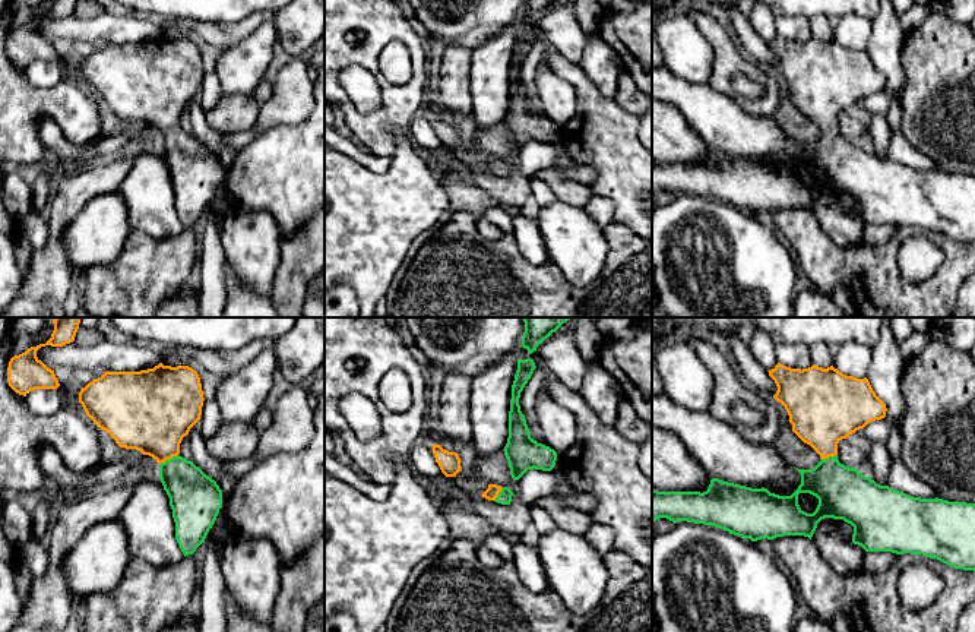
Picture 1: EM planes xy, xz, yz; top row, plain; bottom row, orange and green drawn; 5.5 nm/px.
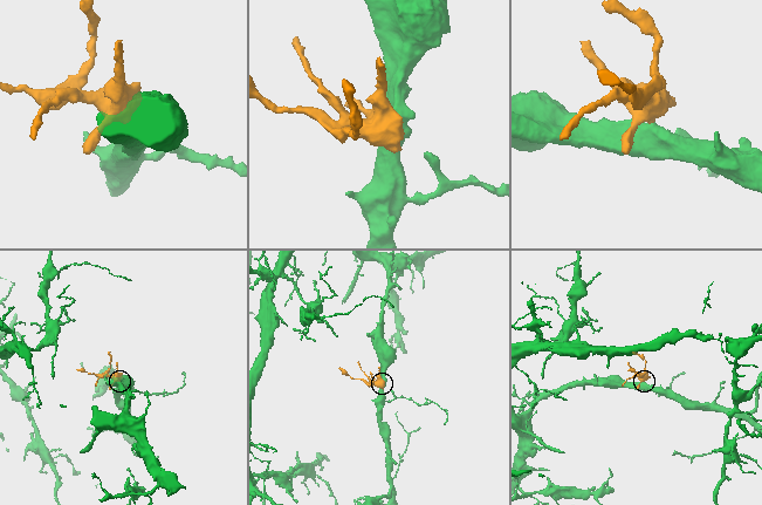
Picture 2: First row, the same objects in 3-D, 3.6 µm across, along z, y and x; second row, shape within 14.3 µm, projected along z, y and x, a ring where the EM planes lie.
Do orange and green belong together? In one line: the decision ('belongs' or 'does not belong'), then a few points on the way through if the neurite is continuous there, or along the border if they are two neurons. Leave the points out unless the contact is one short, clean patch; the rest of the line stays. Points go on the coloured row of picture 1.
belongs | across xy (152, 416), (168, 458), (174, 471), (193, 496)

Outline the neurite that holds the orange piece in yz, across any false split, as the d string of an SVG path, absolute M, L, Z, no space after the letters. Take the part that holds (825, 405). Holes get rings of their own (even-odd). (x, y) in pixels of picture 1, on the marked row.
M778 363L769 376L775 380L778 391L773 398L781 402L792 424L792 432L819 455L820 462L811 470L798 470L801 484L791 496L779 496L767 489L751 489L719 478L712 478L706 492L658 492L652 489L652 524L659 518L667 518L674 524L687 521L694 524L713 525L741 538L757 541L773 540L784 535L804 535L811 540L817 524L824 518L843 519L854 527L852 543L865 552L892 552L896 554L911 553L937 559L955 569L975 571L975 503L949 502L943 499L921 499L880 486L870 477L862 475L857 468L845 467L838 459L838 443L868 423L886 417L886 404L876 395L867 377L858 379L846 376L833 366L823 369L811 366L808 369L791 369ZM810 493L819 499L813 514L804 512L798 505L798 494Z

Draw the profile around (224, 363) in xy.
M256 339L237 351L200 350L193 347L177 347L159 358L164 366L183 366L189 358L196 360L208 372L221 377L243 370L262 351L273 347L273 339Z

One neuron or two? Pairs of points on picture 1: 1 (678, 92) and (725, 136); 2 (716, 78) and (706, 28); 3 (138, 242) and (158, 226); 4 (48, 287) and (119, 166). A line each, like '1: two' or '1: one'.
1: one
2: one
3: two
4: one

